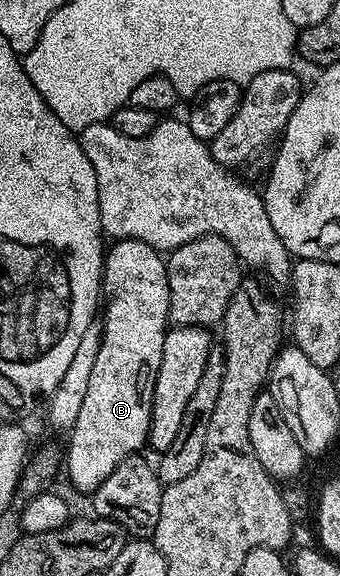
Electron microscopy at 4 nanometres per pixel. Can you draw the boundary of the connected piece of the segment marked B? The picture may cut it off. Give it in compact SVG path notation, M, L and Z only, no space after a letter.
M120 238L106 251L103 259L102 297L105 309L101 314L101 348L97 348L97 360L89 375L89 389L81 403L81 412L71 425L65 454L65 478L79 490L93 492L103 483L105 476L131 454L138 454L148 445L151 427L151 401L153 384L161 368L161 352L165 348L165 336L169 329L169 280L167 263L160 251L149 244L132 238Z

